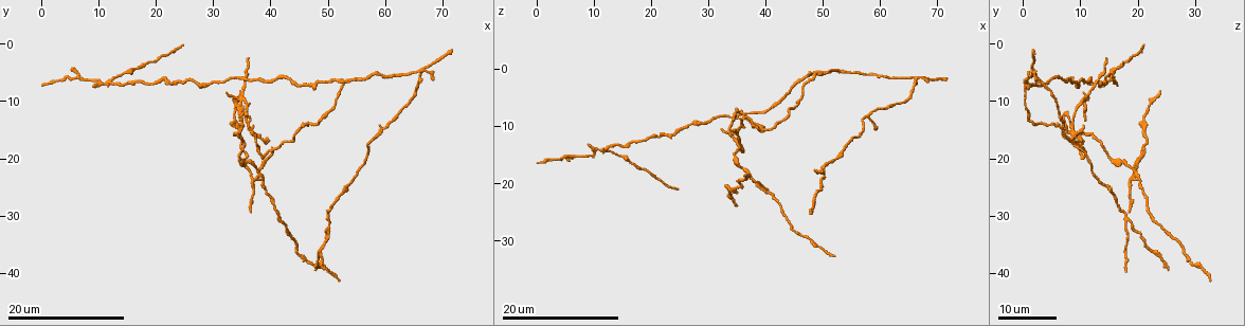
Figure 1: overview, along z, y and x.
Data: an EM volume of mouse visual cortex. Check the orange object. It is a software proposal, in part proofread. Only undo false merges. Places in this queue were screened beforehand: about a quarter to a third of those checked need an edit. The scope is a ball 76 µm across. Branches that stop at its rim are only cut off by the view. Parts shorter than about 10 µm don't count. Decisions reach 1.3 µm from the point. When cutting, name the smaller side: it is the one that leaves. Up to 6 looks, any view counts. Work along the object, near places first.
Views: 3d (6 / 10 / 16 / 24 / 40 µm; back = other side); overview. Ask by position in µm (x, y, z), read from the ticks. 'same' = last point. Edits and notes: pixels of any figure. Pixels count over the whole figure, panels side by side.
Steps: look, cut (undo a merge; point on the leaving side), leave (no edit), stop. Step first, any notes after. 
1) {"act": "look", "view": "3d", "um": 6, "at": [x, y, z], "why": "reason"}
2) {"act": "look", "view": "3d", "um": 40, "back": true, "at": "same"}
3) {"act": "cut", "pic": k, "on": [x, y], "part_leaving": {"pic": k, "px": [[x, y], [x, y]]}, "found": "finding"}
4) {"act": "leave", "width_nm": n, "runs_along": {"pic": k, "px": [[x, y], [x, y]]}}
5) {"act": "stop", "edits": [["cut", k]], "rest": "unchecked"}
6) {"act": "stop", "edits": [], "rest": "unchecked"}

{"act": "look", "view": "3d", "um": 16, "at": [12.5, 6.0, 14.5], "why": "branch point"}

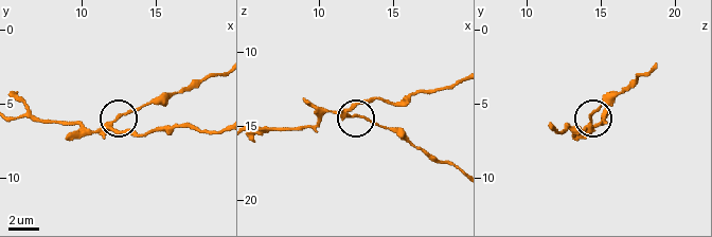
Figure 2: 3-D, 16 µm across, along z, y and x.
{"act": "look", "view": "3d", "um": 10, "at": [12.2, 6.2, 14.2], "why": "closer look"}

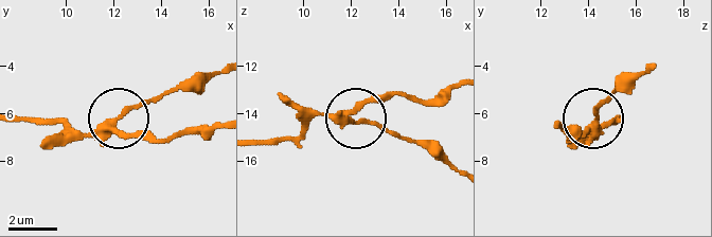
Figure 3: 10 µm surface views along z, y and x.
{"act": "cut", "pic": 3, "on": [125, 106], "side_arm_um": 13, "arms": 3, "found": "two neurons meet here"}

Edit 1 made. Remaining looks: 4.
{"act": "look", "view": "overview"}

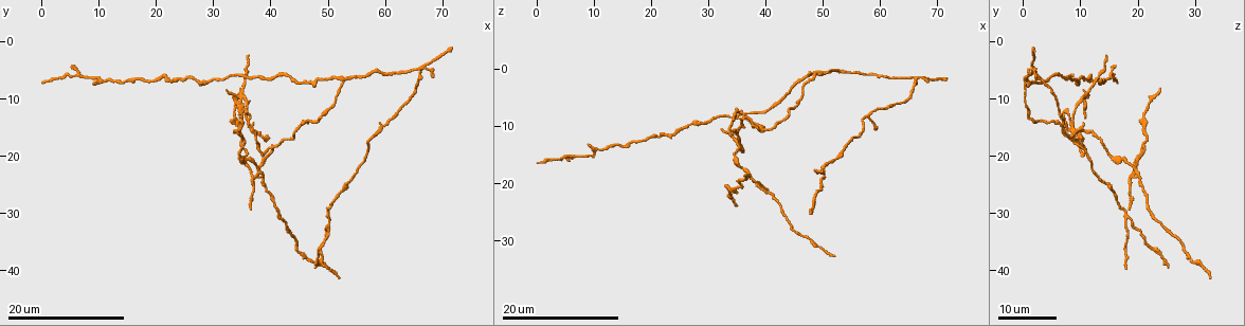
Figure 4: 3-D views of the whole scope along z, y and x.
{"act": "look", "view": "3d", "um": 24, "at": [38.5, 19.5, 10.5], "why": "thick turns thin"}

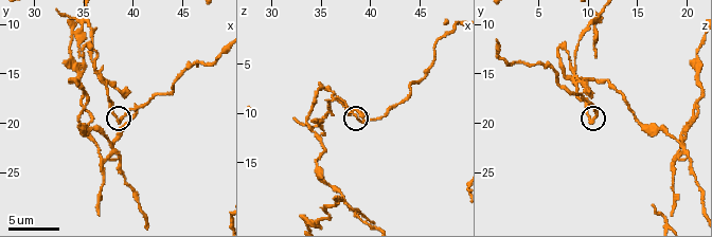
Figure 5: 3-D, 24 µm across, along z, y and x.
{"act": "look", "view": "3d", "um": 10, "at": [38.8, 19.4, 10.4], "why": "closer look"}

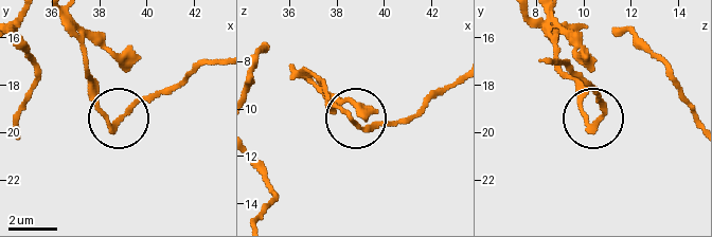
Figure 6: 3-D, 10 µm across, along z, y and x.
{"act": "cut", "pic": 6, "on": [92, 96], "width_nm": 180, "part_leaving": {"pic": 6, "px": [[109, 124], [75, 22]]}, "found": "two neurons meet here"}

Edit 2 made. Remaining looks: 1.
{"act": "stop", "edits": [["cut", 3], ["cut", 6]], "rest": "unchecked"}

